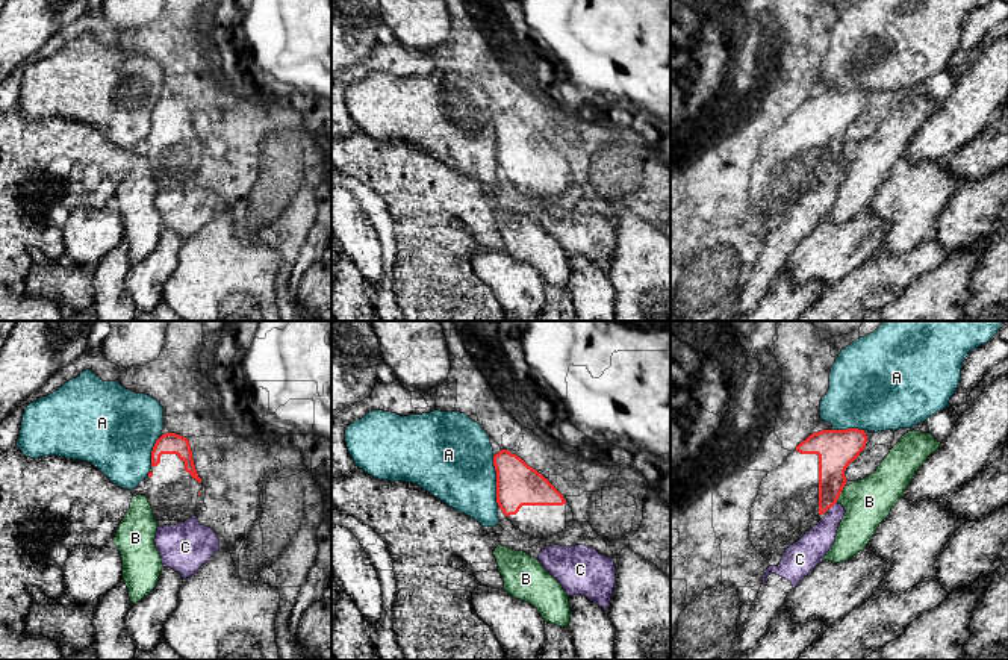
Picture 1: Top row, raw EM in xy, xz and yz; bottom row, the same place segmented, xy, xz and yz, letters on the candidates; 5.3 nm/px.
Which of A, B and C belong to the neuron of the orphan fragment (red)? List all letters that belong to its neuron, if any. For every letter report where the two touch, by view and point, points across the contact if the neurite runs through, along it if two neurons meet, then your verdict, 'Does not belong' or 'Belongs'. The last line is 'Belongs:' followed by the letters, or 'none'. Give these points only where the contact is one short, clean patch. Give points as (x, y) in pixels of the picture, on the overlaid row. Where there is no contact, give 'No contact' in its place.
A: Touches red at xz (497, 480). Boundary: xz (492, 456), (495, 501), (498, 504). Does not belong
B: Touches red at yz (840, 492). Boundary: yz (845, 486), (836, 501). Does not belong
C: Touches red at yz (833, 504). Boundary: yz (836, 501), (830, 509). Does not belong
Belongs: none

